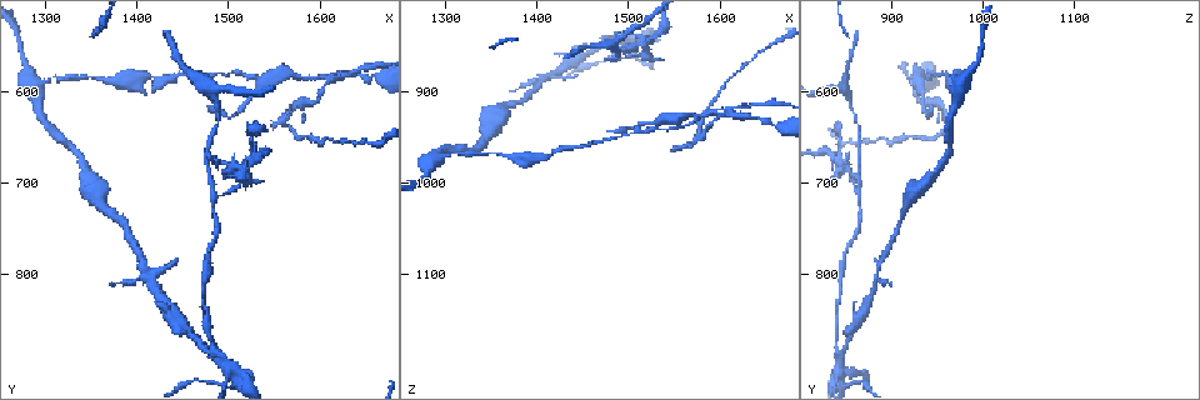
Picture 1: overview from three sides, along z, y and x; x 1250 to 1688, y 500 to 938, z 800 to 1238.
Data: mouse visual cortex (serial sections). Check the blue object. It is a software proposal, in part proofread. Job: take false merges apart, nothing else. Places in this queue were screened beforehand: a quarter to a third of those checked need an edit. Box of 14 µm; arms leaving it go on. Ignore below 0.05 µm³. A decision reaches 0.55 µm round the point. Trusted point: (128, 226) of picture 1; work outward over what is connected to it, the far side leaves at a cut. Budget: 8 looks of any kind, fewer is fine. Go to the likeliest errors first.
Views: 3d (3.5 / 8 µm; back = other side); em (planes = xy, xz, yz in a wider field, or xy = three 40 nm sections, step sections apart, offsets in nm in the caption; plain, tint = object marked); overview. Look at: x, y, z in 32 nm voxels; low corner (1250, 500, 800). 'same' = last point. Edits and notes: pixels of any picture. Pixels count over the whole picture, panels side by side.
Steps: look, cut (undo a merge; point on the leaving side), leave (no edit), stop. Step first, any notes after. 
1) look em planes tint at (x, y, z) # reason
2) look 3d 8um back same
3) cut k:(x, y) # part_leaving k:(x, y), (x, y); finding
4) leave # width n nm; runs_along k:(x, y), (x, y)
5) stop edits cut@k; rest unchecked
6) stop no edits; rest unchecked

look 3d 3.5um at (1360, 710, 925) # arms part here

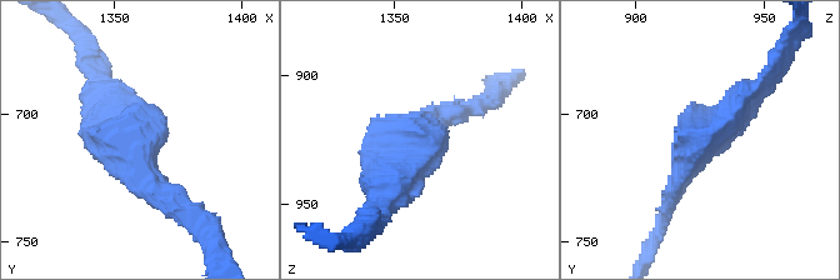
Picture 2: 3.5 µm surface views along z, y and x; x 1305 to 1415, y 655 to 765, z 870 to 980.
look em xy step 2 tint at (1361, 713, 923) # shape alone is not enough

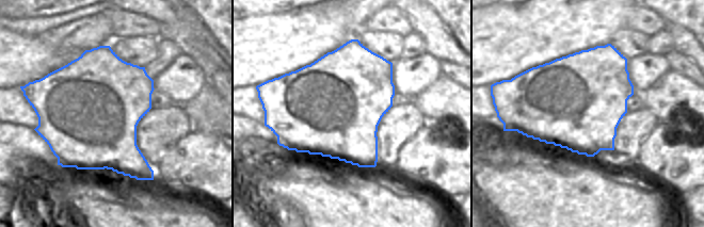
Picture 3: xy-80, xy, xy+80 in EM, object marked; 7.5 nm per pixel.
leave # width 750 nm; runs_along 2:(669, 206), (691, 149), (749, 91); all the same cell

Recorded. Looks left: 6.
look 3d 8um at (1295, 590, 975) # three arms meet

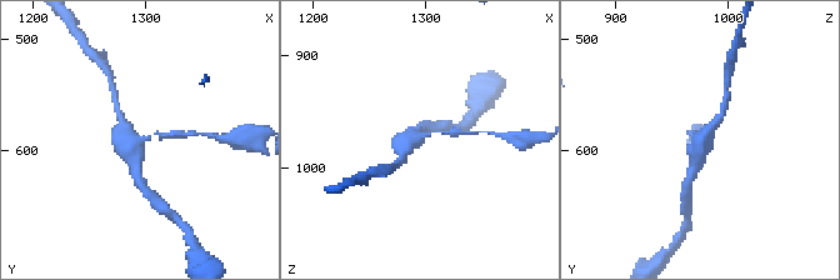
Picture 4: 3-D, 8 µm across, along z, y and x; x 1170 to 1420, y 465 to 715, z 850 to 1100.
look 3d 3.5um back at (1298, 592, 972)

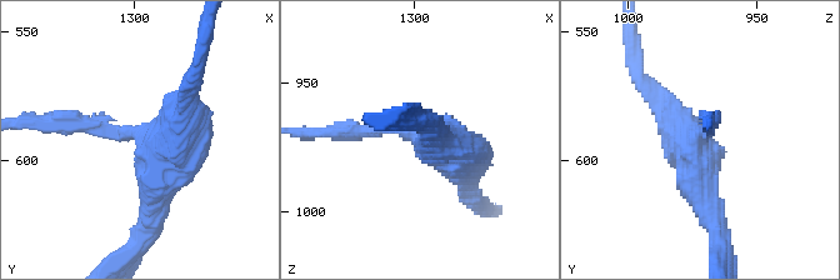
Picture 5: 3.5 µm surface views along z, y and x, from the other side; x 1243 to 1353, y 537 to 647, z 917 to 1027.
leave # runs_along 5:(149, 225), (160, 148), (88, 121); all the same cell

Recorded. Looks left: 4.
look 3d 3.5um at (1350, 585, 965) # calibre changes

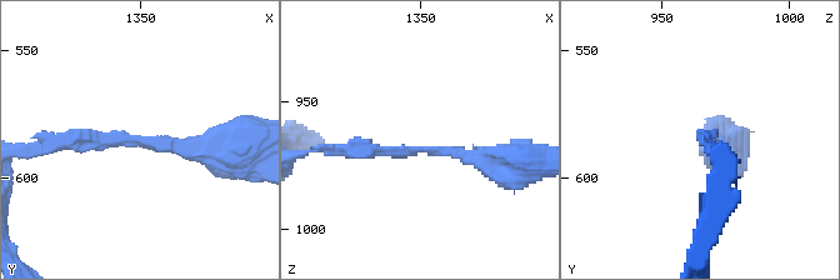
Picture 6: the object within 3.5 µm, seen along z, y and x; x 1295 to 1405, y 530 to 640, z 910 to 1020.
look em xy step 3 tint at (1353, 587, 970) # shape alone is not enough

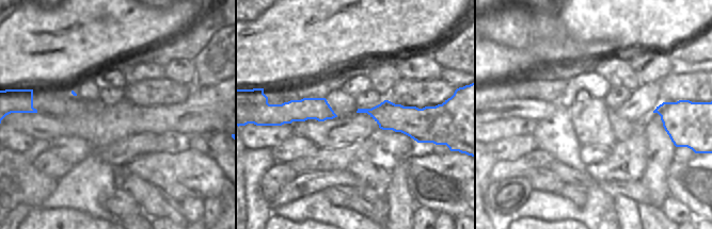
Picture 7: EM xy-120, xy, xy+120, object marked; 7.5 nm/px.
leave # runs_along 6:(343, 148), (450, 150), (511, 164); all the same cell

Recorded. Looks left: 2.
look 3d 3.5um at (1410, 585, 970)

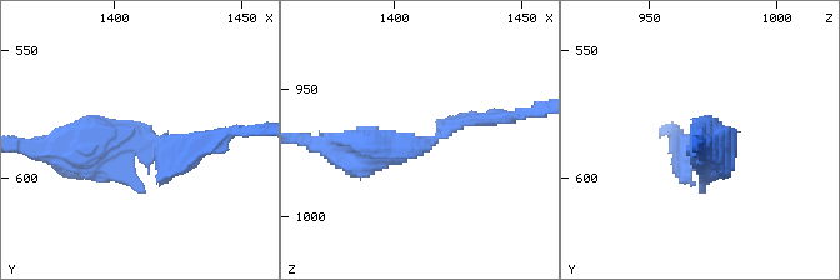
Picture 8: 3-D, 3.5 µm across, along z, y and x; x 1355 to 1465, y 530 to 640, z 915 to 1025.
look em xy step 2 tint at (1410, 583, 973)

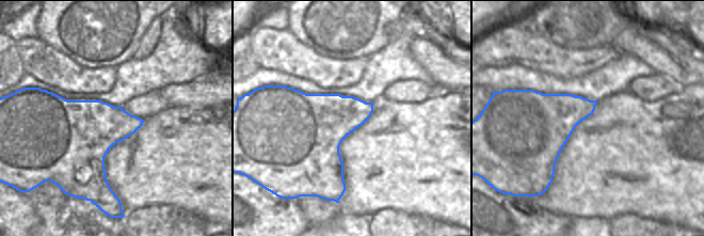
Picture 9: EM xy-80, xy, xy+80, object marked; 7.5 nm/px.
leave # width 440 nm; runs_along 8:(338, 150), (400, 148), (495, 119); one cell here

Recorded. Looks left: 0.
stop no edits; rest unchecked

